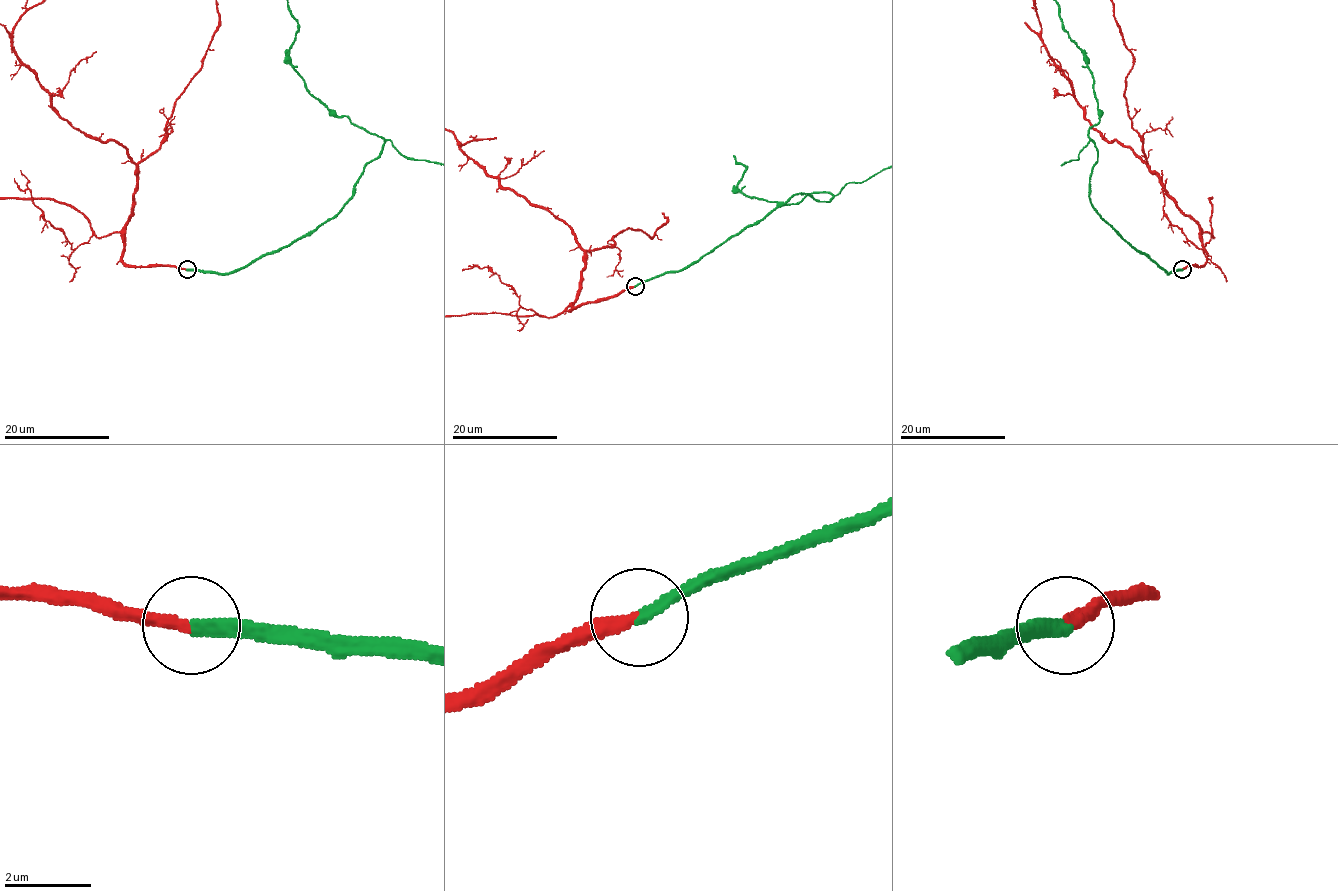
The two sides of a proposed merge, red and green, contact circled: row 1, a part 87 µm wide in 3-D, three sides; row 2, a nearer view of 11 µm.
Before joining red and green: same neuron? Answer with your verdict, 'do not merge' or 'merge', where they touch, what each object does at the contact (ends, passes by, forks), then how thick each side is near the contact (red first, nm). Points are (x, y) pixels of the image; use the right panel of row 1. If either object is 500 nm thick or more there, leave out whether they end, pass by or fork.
merge; place (1182, 269); red ends; green ends; calibres 260 and 260 nm

